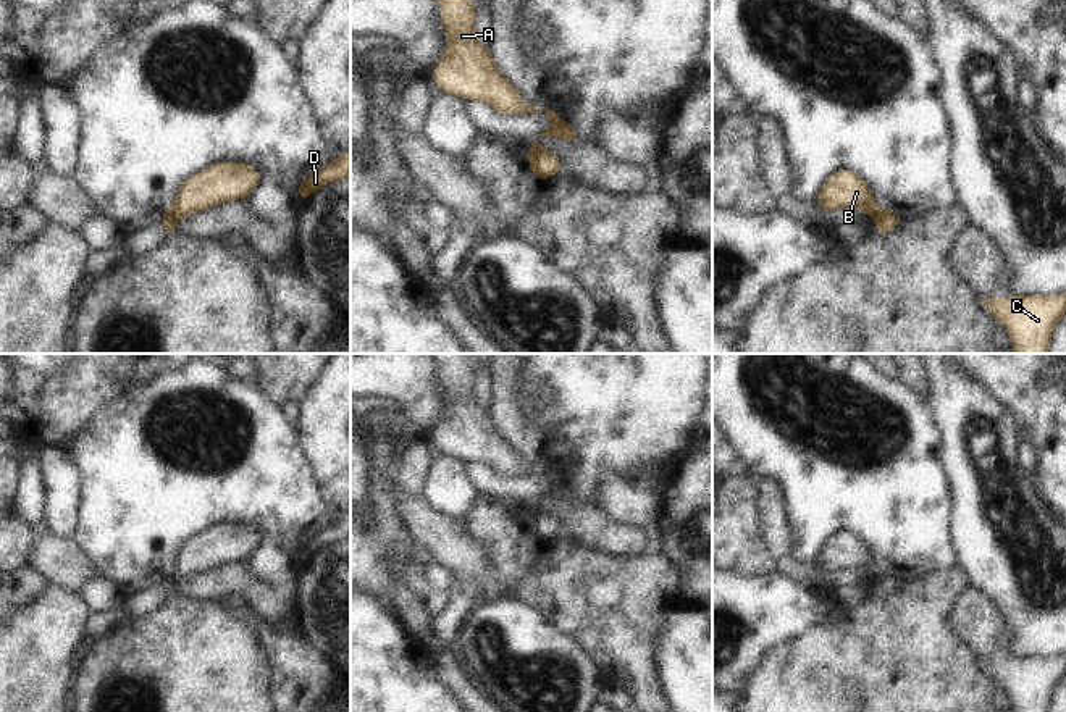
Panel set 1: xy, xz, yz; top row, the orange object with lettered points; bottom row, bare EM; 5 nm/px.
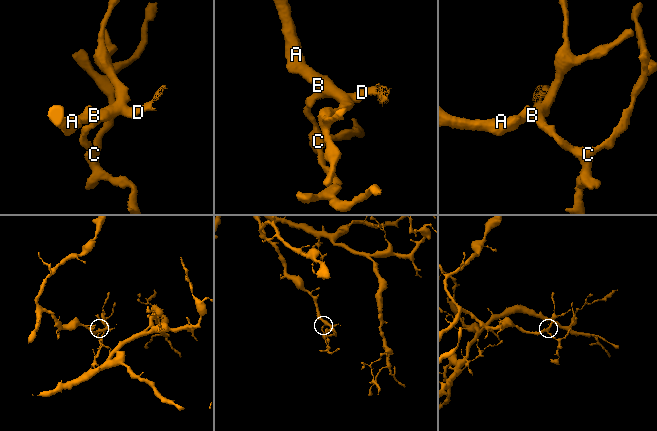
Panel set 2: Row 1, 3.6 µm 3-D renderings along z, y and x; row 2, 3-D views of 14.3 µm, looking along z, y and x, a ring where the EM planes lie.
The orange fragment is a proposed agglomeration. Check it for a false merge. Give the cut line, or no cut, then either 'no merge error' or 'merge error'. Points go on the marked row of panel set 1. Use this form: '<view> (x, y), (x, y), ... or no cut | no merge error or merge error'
no cut | no merge error

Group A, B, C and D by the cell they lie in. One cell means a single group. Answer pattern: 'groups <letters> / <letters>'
groups A B C D

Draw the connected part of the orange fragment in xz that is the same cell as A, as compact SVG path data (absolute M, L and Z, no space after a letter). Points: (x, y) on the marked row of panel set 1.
M438 0L438 5L447 44L441 60L431 69L431 76L441 94L457 95L464 100L480 100L506 116L543 110L549 129L528 145L530 171L539 181L560 173L559 157L543 149L539 139L556 137L569 144L580 140L572 123L546 110L544 105L525 103L514 82L496 69L491 50L483 47L476 37L476 8L472 0Z

